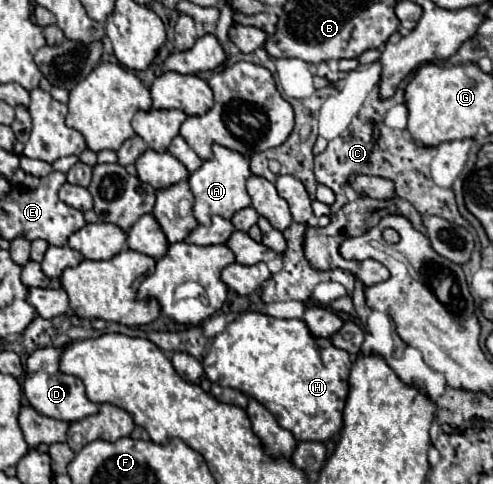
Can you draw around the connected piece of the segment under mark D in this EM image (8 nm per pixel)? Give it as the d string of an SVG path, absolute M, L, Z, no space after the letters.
M64 344L62 346L36 348L26 358L26 376L24 376L22 390L24 390L28 404L32 408L36 408L40 414L46 414L46 416L52 416L52 418L58 418L64 422L74 422L74 420L80 420L84 416L96 414L100 406L96 402L88 400L82 380L78 380L76 376L68 376L68 374L60 372L62 350L64 350Z

